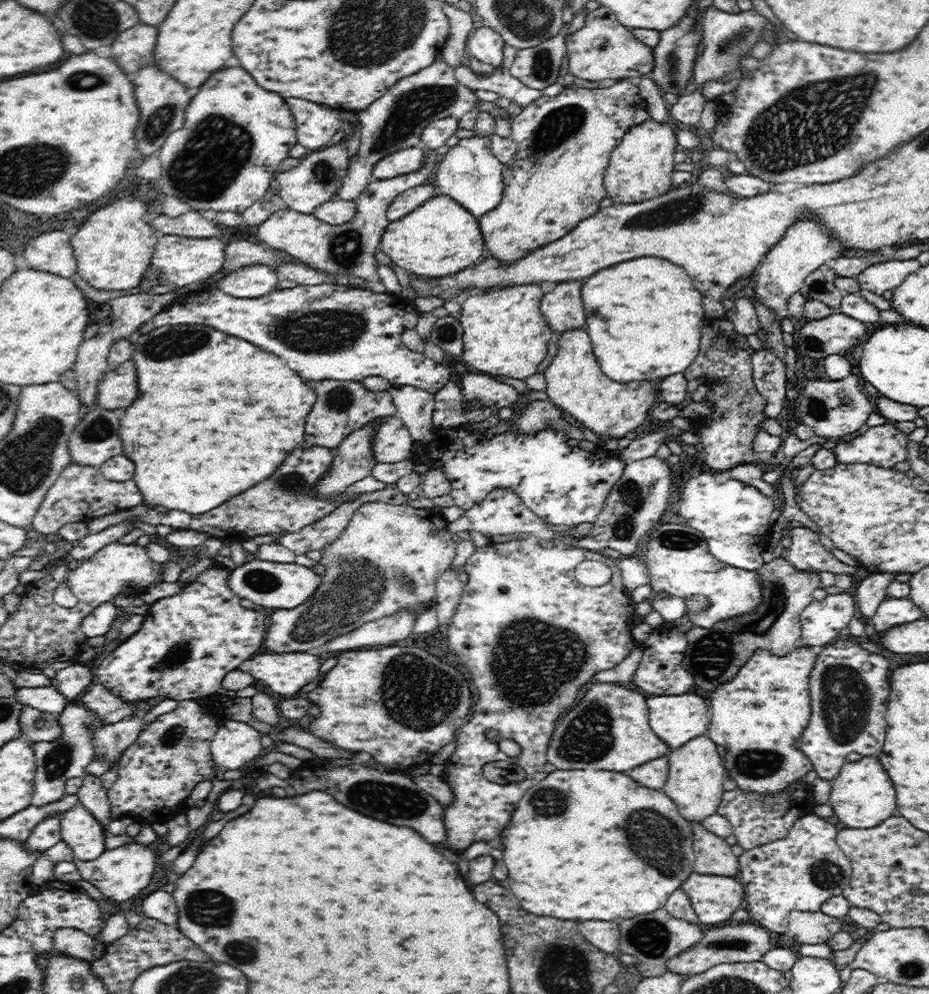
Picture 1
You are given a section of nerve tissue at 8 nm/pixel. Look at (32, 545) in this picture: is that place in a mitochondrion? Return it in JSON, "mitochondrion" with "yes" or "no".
{"mitochondrion":"no"}

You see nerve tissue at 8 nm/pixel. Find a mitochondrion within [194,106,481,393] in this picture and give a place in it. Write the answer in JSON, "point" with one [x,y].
{"point":[329,330]}

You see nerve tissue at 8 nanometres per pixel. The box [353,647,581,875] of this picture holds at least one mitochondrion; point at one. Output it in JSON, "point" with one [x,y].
{"point":[418,695]}

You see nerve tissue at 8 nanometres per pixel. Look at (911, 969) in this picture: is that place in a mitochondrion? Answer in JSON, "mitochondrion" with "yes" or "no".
{"mitochondrion":"yes"}

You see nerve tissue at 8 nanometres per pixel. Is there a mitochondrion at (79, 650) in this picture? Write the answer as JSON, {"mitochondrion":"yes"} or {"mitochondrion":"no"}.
{"mitochondrion":"no"}

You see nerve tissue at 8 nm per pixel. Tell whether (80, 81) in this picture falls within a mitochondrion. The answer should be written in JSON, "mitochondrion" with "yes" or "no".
{"mitochondrion":"yes"}

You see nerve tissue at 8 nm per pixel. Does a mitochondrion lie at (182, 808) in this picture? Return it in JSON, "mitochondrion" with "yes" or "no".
{"mitochondrion":"no"}

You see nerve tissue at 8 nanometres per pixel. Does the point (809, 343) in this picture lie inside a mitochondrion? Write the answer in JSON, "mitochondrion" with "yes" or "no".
{"mitochondrion":"yes"}

